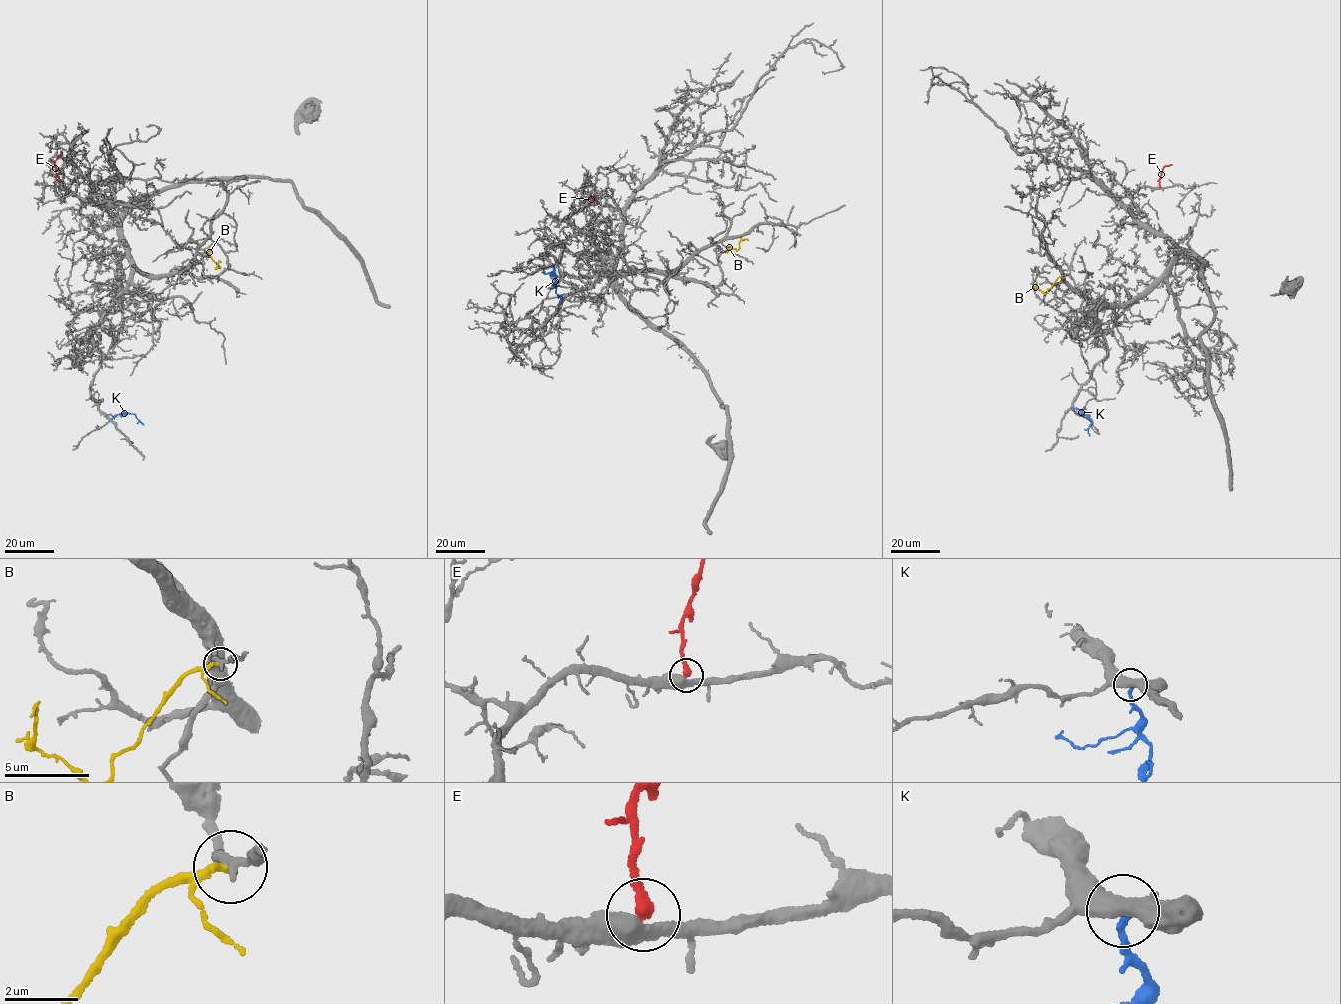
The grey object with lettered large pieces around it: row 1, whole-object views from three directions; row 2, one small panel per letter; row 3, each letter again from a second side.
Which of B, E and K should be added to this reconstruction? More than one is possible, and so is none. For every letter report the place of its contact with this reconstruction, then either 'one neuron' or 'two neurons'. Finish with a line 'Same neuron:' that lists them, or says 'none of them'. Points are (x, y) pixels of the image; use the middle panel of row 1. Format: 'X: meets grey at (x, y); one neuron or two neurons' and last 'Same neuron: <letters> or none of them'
B: meets grey at (727, 248); two neurons
E: meets grey at (589, 204); one neuron
K: meets grey at (553, 265); two neurons
Same neuron: E

